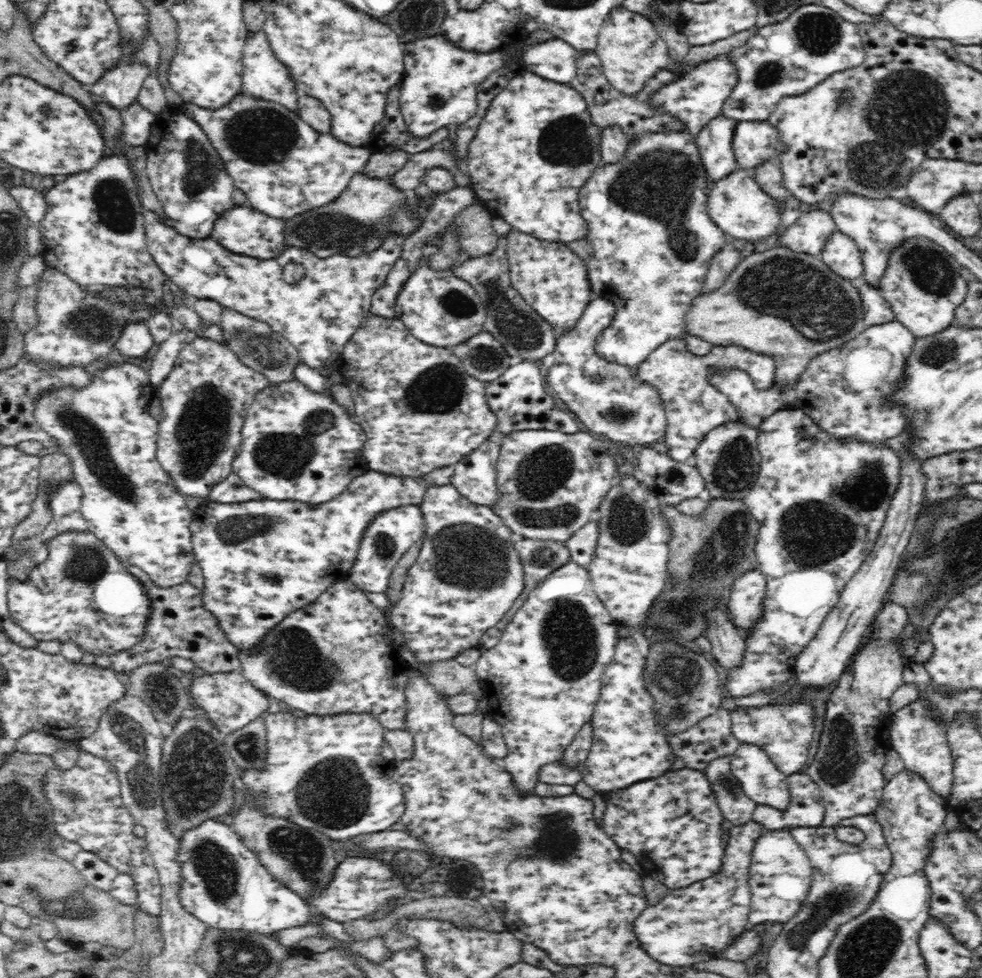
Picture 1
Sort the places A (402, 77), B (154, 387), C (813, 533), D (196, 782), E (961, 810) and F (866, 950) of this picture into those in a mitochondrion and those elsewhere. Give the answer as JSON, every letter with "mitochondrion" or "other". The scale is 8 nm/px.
{"A":"other","B":"other","C":"mitochondrion","D":"mitochondrion","E":"other","F":"mitochondrion"}

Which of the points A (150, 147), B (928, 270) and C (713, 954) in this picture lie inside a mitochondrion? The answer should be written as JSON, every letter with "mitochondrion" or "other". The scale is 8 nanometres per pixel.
{"A":"other","B":"mitochondrion","C":"other"}

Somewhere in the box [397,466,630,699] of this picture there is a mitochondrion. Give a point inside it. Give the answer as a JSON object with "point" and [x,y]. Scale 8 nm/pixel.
{"point":[570,638]}

